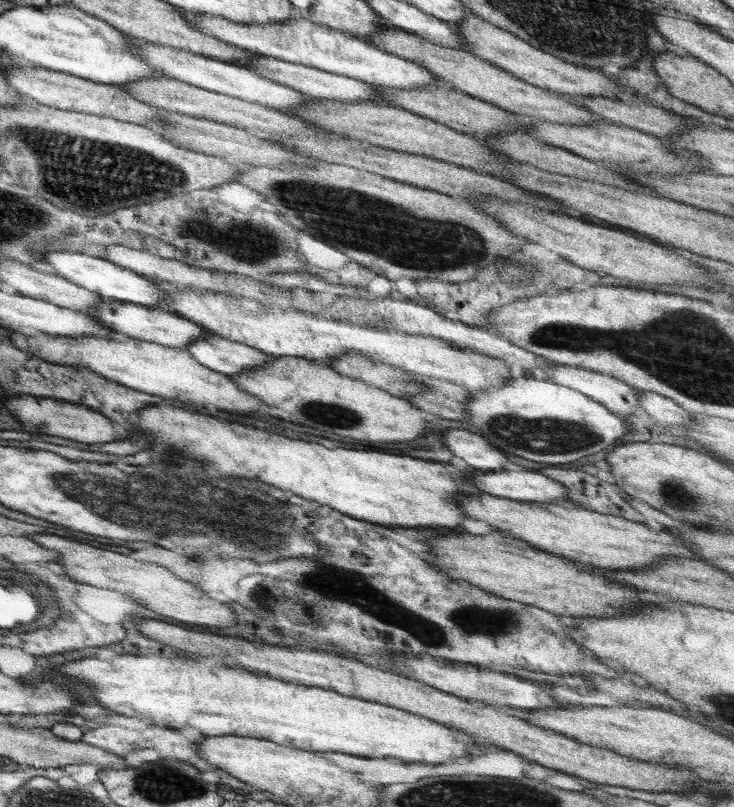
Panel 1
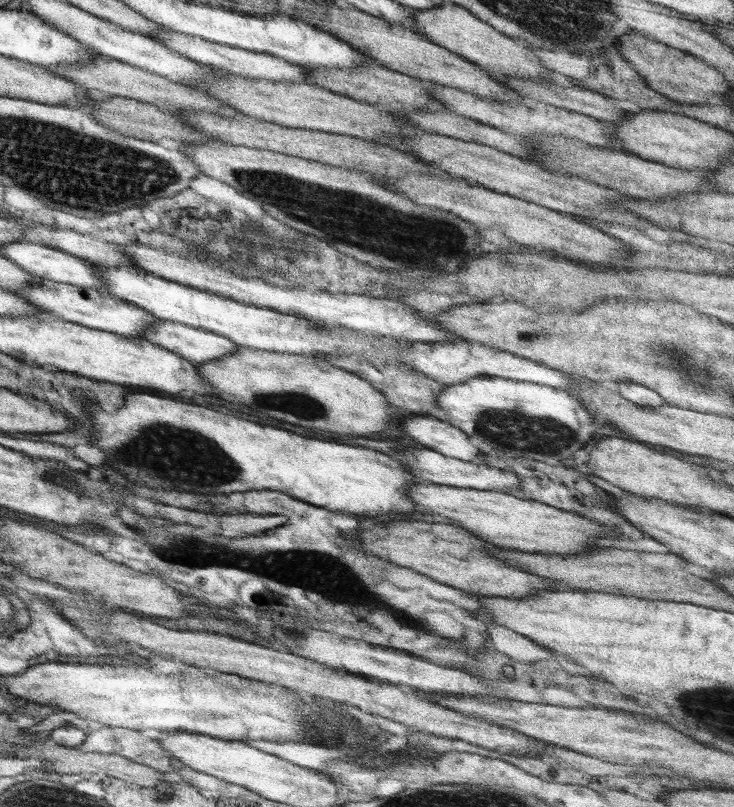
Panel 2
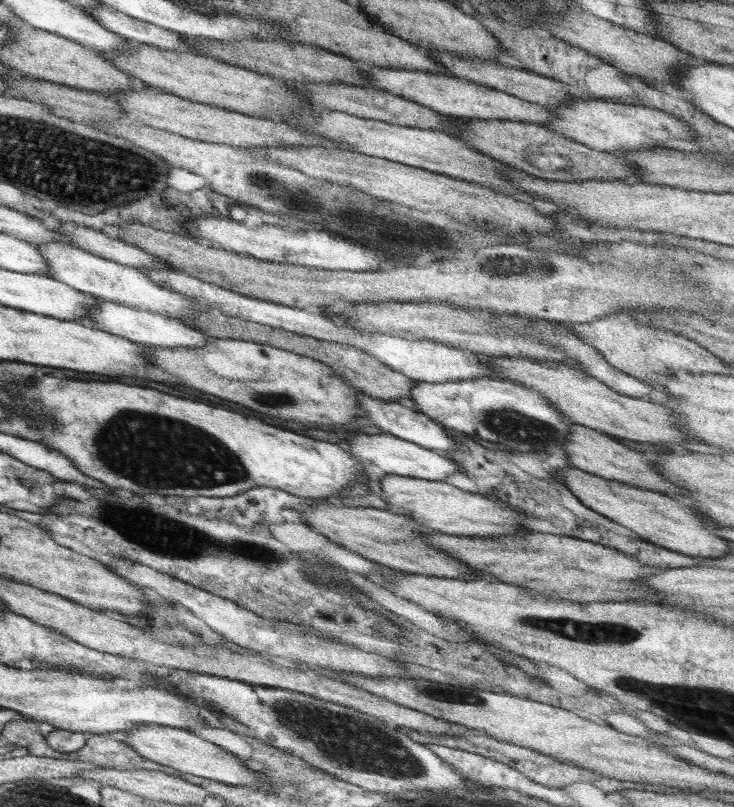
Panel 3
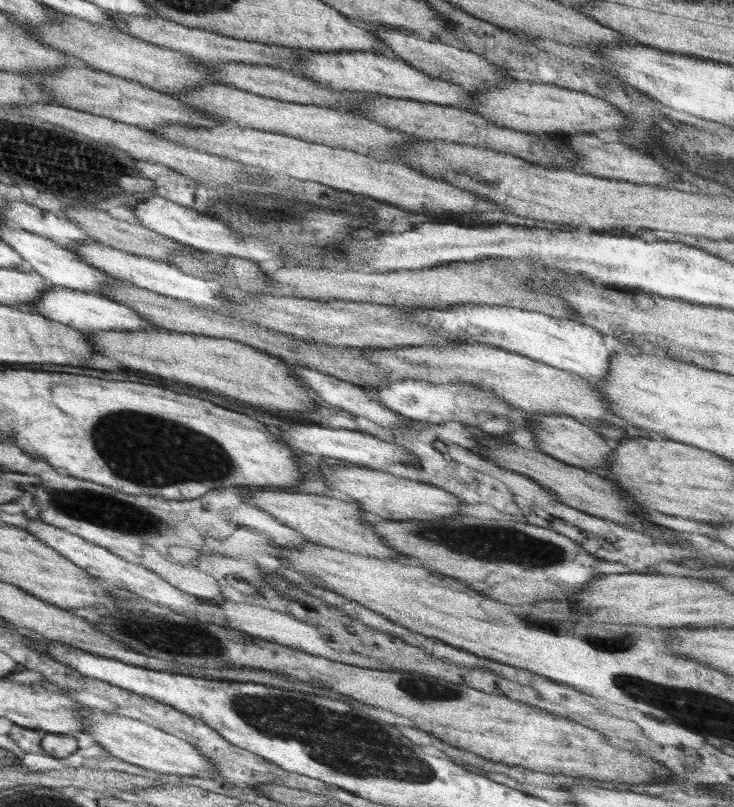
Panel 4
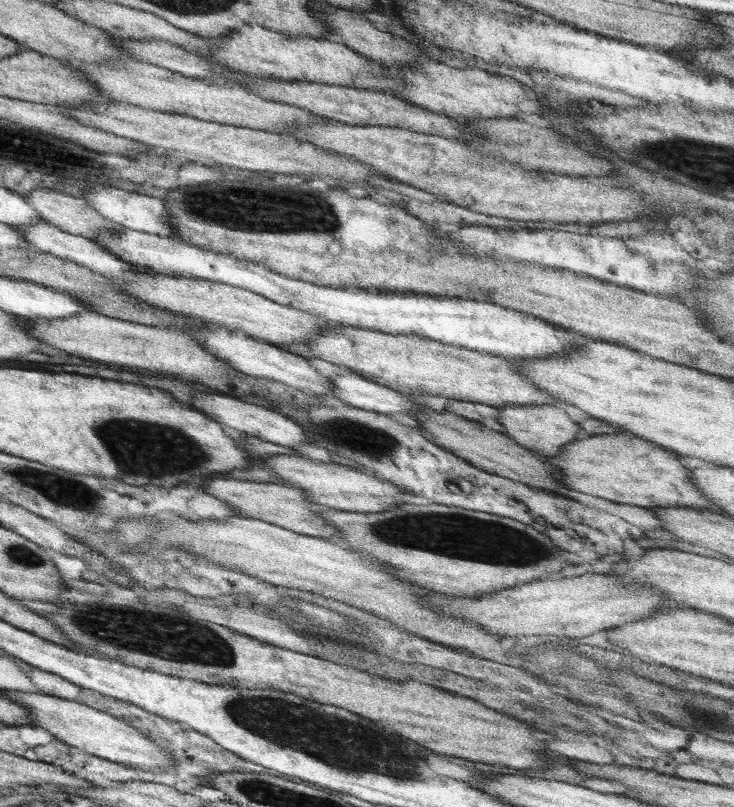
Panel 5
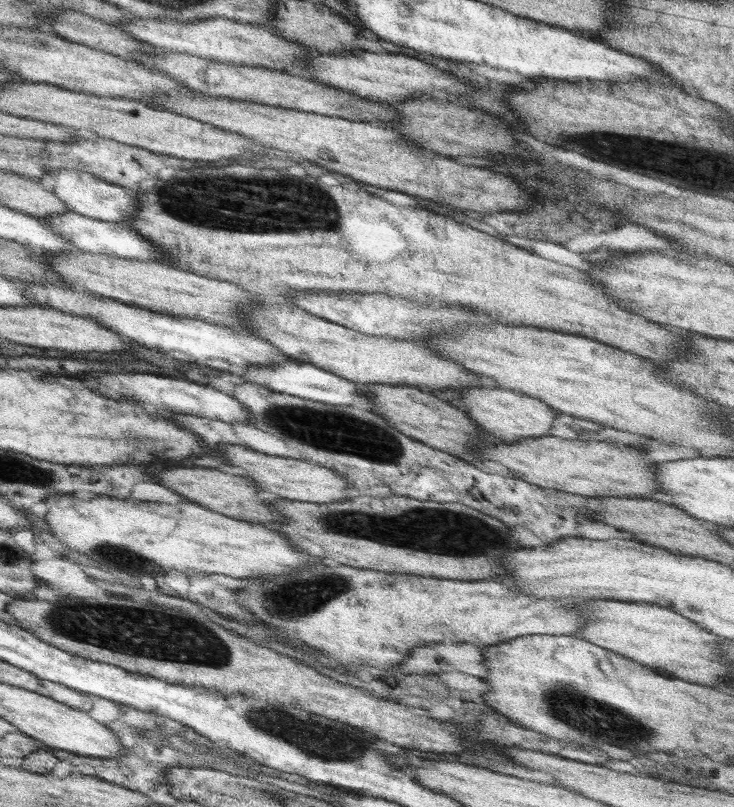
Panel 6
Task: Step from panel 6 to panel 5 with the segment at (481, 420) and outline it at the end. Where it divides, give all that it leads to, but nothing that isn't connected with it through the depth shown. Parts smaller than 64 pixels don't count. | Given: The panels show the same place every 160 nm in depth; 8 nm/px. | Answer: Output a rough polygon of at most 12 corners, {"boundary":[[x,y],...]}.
{"boundary":[[502,405],[497,421],[524,448],[556,456],[579,425],[557,405]]}

